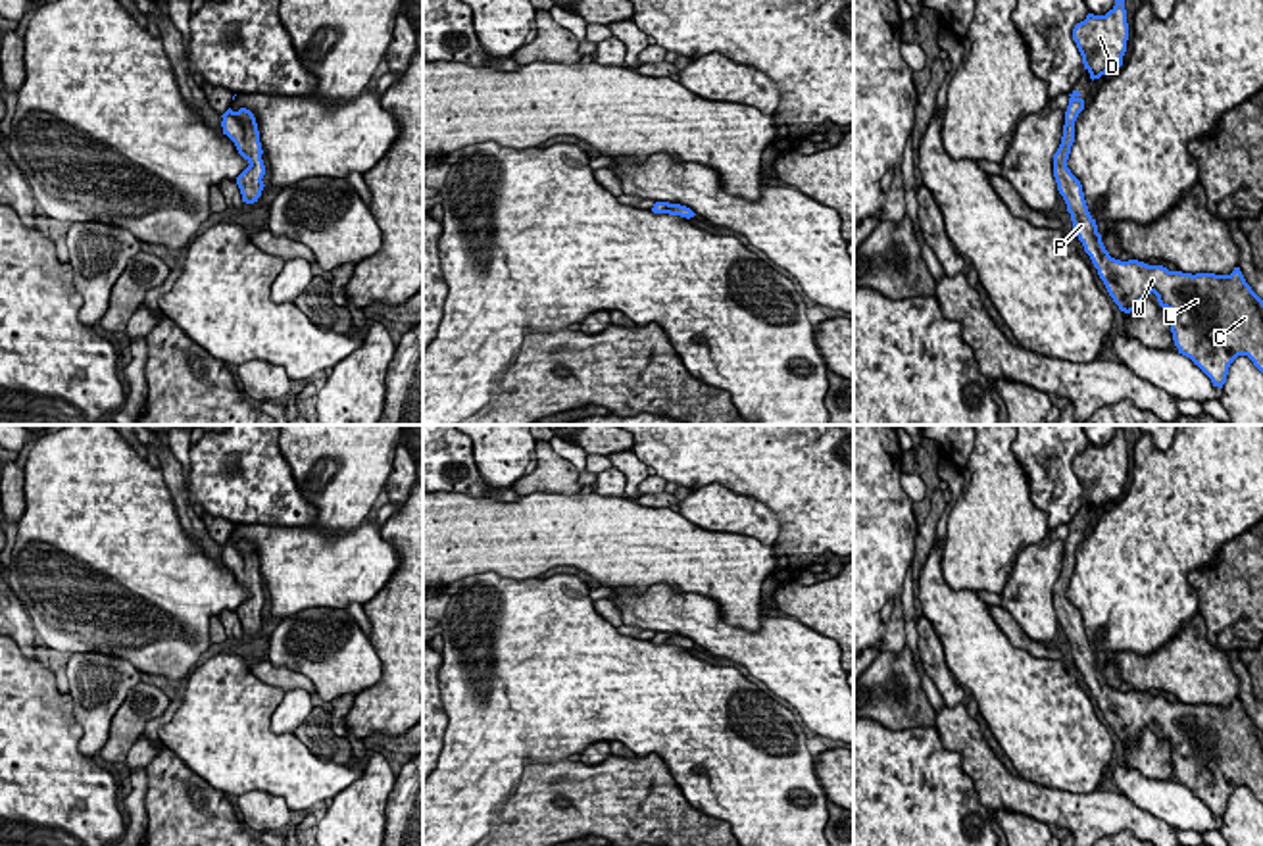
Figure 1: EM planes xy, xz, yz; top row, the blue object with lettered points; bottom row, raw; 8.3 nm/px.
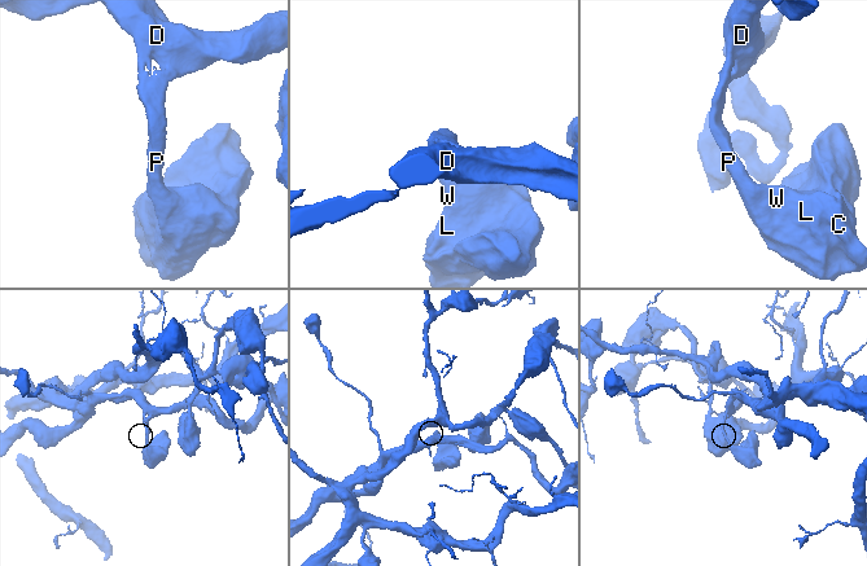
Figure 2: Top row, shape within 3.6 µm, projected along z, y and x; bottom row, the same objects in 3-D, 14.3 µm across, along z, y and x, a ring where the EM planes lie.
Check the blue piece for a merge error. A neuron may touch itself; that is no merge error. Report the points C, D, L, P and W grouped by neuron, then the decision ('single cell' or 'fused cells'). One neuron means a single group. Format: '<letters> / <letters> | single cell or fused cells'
C D L P W | single cell

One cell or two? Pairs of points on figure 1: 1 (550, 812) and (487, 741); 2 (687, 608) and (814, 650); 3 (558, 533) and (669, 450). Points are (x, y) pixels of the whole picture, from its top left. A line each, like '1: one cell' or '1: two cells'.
1: two cells
2: one cell
3: two cells

